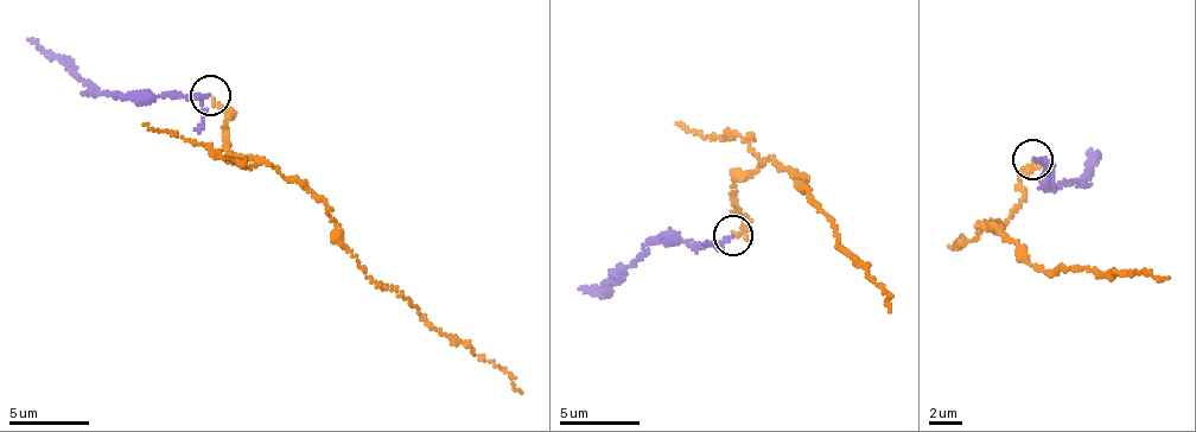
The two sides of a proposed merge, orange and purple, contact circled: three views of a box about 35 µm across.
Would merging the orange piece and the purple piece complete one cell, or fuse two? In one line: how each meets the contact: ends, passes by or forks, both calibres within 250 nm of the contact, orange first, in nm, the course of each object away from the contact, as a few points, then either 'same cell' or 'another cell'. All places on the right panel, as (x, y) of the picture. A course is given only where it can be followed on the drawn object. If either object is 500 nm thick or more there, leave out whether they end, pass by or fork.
orange ends there; purple passes by; 180 nm thick on the orange side, 140 nm on the other; orange runs (1032, 160), (1011, 217), (977, 223), (1004, 233), (1044, 271), (1168, 278); purple runs (1034, 158), (1049, 167), (1044, 171), (1055, 186), (1079, 183), (1096, 158), (1089, 152); same cell

